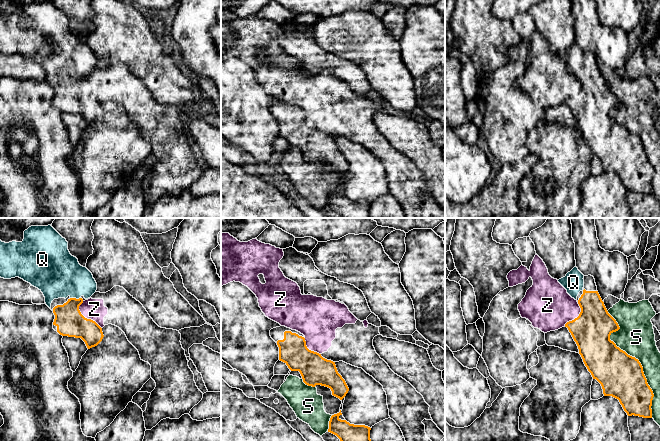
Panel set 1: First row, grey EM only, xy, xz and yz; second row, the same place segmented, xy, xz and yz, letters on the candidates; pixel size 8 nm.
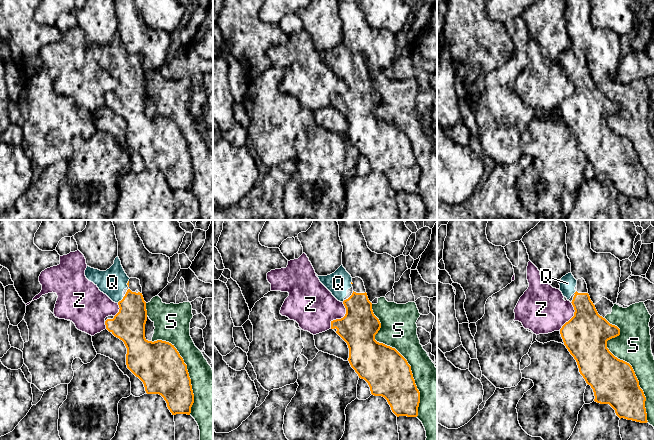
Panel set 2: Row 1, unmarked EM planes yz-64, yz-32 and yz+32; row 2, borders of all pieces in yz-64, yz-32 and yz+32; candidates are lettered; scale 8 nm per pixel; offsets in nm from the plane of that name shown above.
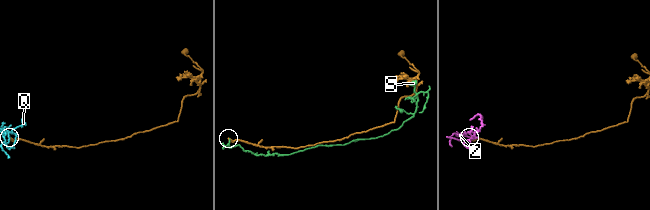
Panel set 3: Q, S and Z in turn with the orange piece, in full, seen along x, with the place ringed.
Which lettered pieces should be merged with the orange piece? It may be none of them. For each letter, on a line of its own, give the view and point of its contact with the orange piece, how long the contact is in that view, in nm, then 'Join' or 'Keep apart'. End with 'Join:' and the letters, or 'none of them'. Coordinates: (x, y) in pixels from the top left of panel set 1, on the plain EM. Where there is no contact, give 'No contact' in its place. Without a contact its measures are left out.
Q: Touches orange at xy (75, 74). Shared border 90 nm. Join
S: Touches orange at yz (638, 136). Shared border 950 nm. Keep apart
Z: Touches orange at xy (84, 93). Shared border 280 nm. Keep apart
Join: Q

